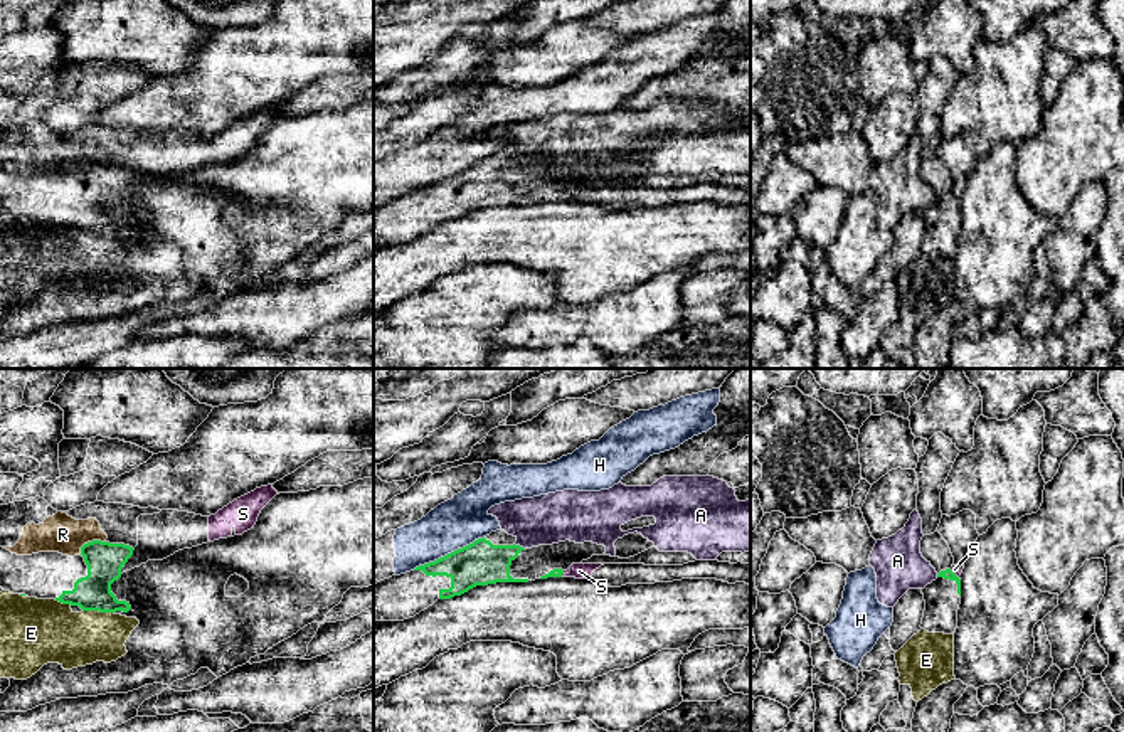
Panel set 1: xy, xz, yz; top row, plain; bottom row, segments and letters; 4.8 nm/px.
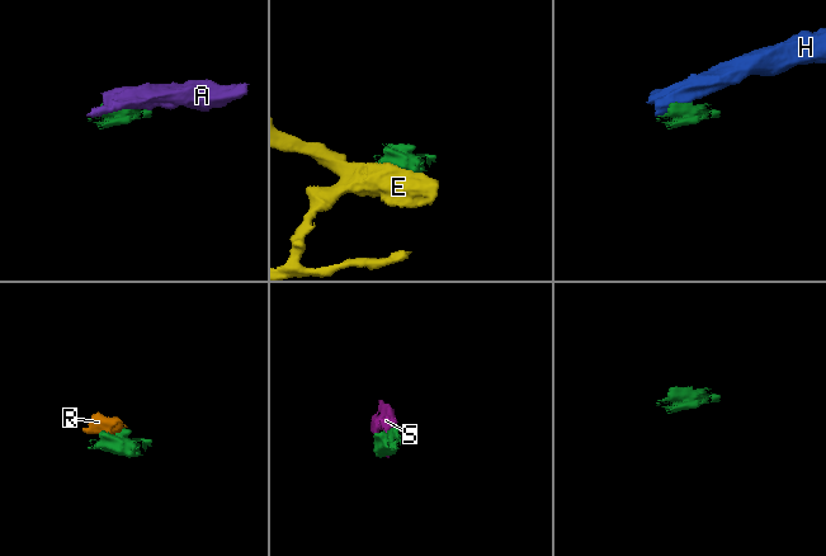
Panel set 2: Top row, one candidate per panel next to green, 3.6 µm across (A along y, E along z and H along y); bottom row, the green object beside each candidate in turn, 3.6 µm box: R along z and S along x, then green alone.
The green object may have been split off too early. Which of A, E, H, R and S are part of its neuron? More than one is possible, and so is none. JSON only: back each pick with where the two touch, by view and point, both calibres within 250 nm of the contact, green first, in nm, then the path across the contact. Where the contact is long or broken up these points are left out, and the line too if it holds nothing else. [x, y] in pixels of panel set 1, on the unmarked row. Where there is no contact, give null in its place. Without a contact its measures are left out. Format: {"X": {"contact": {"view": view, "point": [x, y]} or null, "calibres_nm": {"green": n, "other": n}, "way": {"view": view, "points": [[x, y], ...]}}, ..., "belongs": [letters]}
{"belongs": []}

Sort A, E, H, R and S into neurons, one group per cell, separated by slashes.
A / E / H / R S

